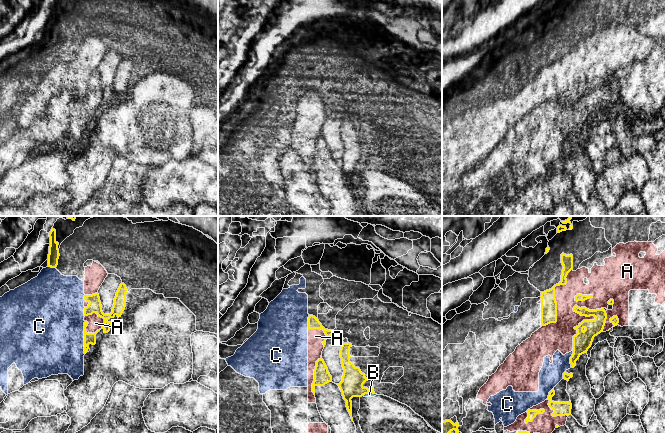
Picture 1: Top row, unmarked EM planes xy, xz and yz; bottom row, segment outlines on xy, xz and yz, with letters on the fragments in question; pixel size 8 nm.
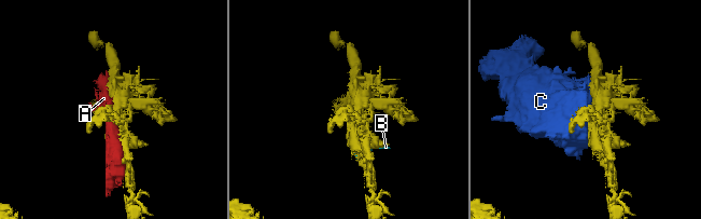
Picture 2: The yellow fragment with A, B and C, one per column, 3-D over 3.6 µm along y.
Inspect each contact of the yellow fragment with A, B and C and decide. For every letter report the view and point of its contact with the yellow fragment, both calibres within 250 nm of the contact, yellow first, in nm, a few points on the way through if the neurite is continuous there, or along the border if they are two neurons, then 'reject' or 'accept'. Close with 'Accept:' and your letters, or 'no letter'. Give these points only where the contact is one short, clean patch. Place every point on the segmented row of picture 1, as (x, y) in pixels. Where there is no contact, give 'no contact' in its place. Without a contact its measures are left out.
A: meets yellow in yz at (589, 316); 160 nm thick on the yellow side, 200 nm on the other; reject
B: meets yellow in xz at (368, 392); 180 nm thick on the yellow side, 30 nm on the other; reject
C: meets yellow in xy at (84, 338); 100 nm thick on the yellow side, 500 nm on the other; reject
Accept: no letter

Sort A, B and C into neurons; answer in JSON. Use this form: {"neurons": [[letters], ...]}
{"neurons": [["A"], ["B"], ["C"]]}

